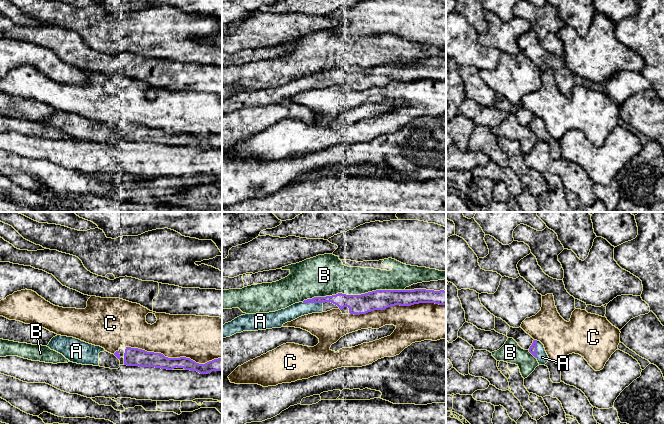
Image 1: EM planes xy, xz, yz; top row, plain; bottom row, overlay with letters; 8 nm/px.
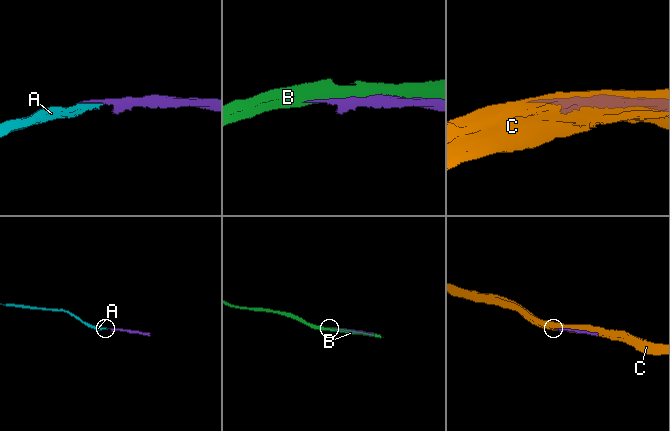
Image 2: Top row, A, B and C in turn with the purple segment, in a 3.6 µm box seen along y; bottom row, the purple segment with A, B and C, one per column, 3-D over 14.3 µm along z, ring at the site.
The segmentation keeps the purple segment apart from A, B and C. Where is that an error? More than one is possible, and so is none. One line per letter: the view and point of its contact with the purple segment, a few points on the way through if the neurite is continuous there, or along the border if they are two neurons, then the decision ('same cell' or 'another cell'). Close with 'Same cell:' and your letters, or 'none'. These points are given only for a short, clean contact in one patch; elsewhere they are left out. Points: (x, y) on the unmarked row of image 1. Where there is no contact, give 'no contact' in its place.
A: contact xz (312, 78); same cell
B: contact xz (353, 71); another cell
C: contact xy (174, 134); another cell
Same cell: A

